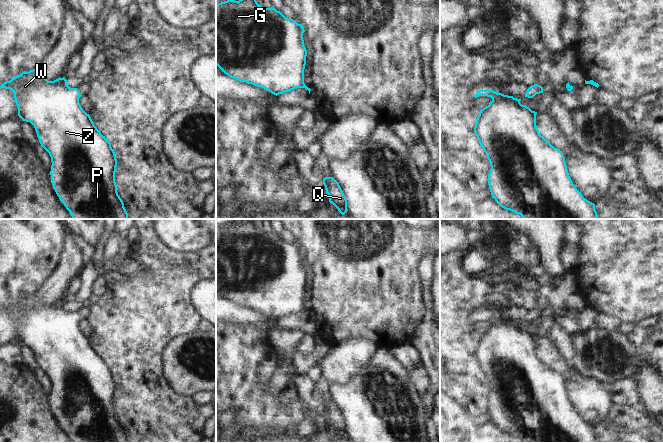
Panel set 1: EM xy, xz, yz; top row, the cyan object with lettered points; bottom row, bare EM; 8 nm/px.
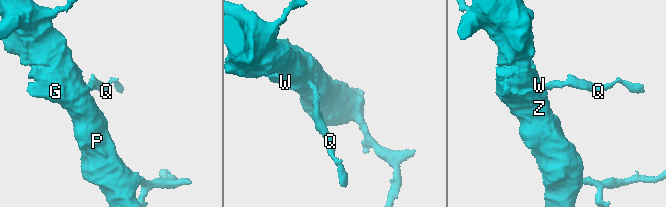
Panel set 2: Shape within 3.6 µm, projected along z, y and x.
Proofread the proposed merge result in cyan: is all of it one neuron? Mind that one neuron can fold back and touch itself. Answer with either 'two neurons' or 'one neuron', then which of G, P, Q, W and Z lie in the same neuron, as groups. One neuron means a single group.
one neuron; groups G P Q W Z

